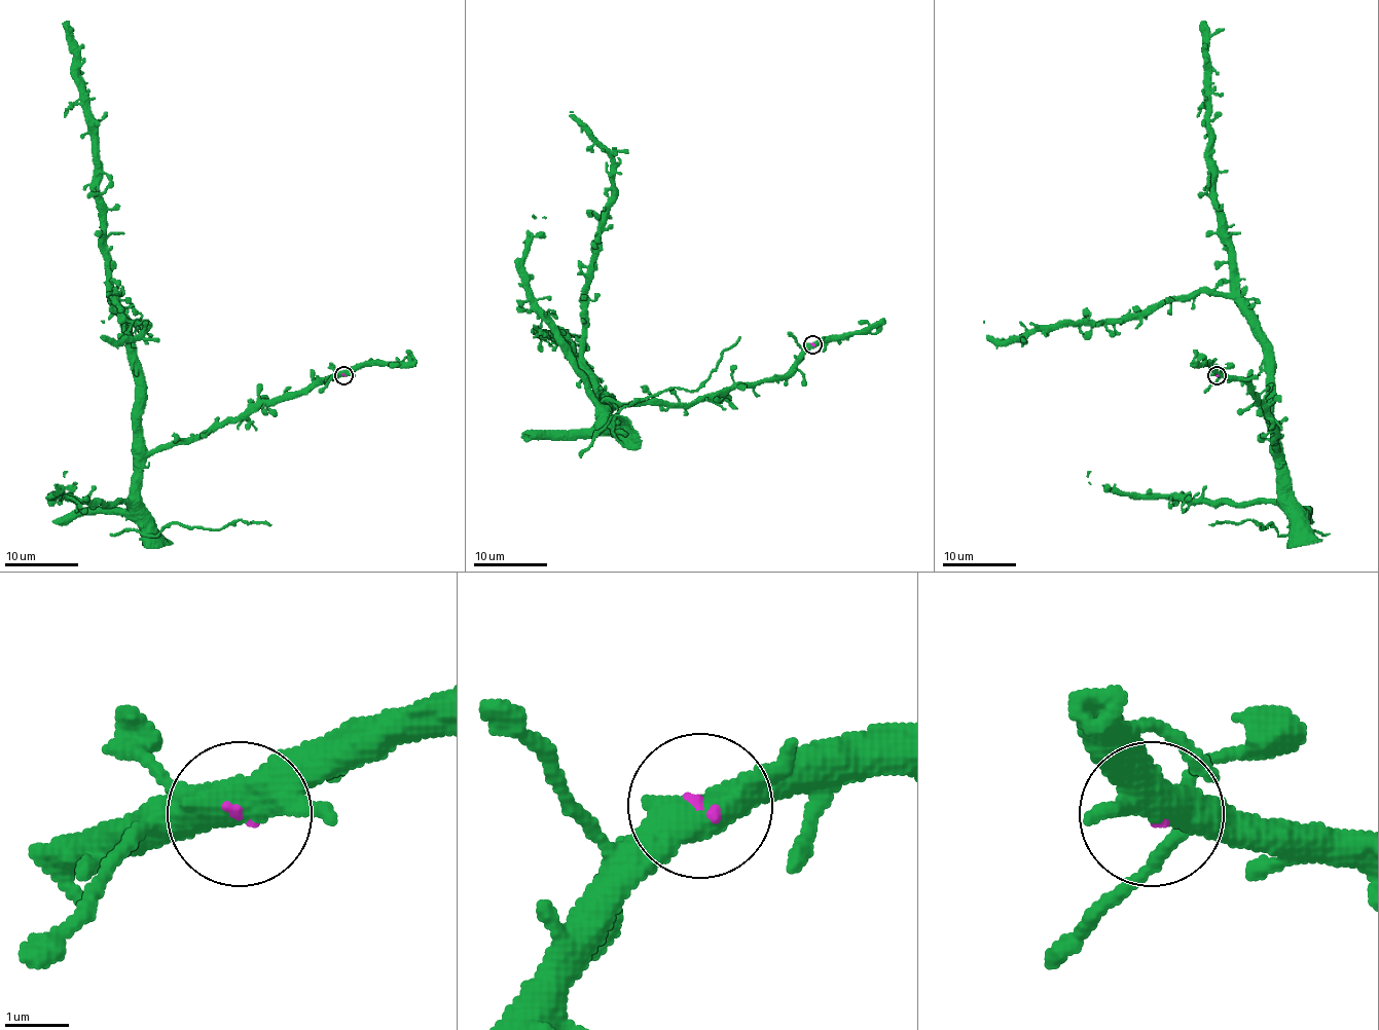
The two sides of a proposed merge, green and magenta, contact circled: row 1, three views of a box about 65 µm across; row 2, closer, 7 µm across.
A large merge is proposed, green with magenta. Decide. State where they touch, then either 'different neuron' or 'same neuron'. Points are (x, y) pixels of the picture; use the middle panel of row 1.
at (812, 344); same neuron

